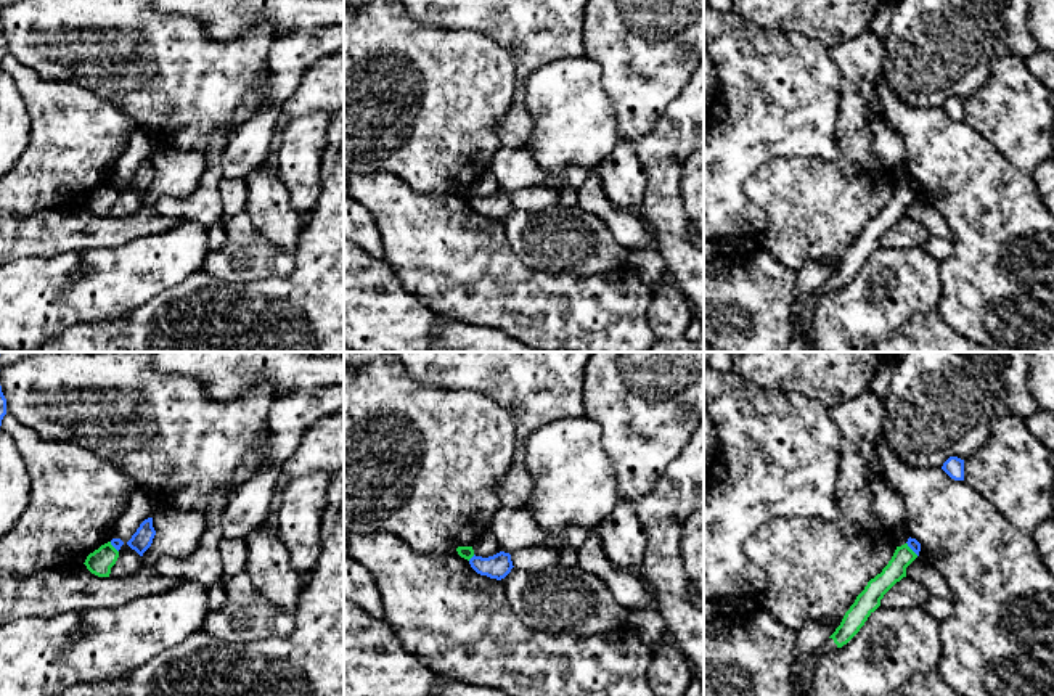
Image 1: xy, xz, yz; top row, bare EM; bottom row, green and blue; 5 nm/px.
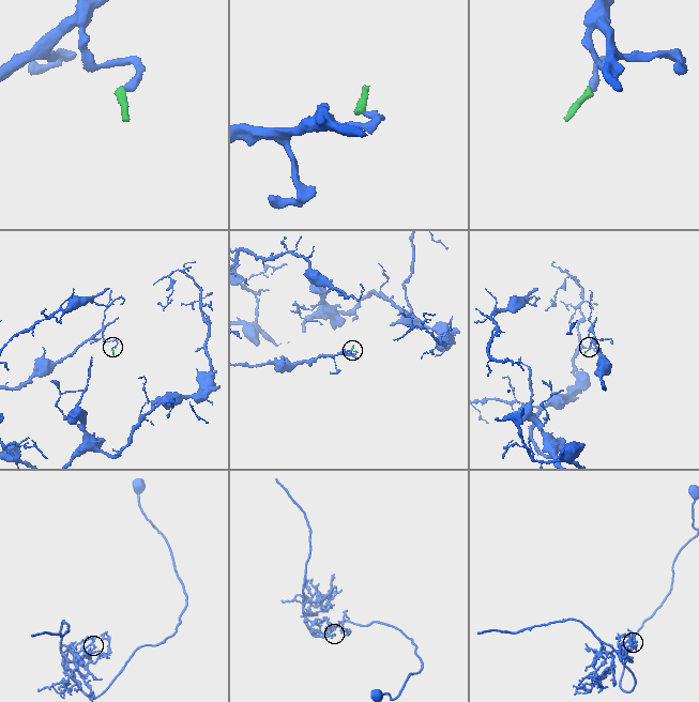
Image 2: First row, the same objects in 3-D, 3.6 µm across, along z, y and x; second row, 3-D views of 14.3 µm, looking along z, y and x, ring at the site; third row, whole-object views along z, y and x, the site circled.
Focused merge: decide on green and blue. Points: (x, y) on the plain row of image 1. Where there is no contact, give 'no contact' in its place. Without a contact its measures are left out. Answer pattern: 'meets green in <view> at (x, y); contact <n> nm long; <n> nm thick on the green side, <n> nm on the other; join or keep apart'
meets green in yz at (910, 188); contact 90 nm long; 100 nm thick on the green side, 60 nm on the other; keep apart

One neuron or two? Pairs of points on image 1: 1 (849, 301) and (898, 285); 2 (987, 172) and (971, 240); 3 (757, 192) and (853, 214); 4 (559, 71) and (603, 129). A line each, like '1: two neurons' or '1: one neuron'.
1: one neuron
2: one neuron
3: one neuron
4: one neuron

